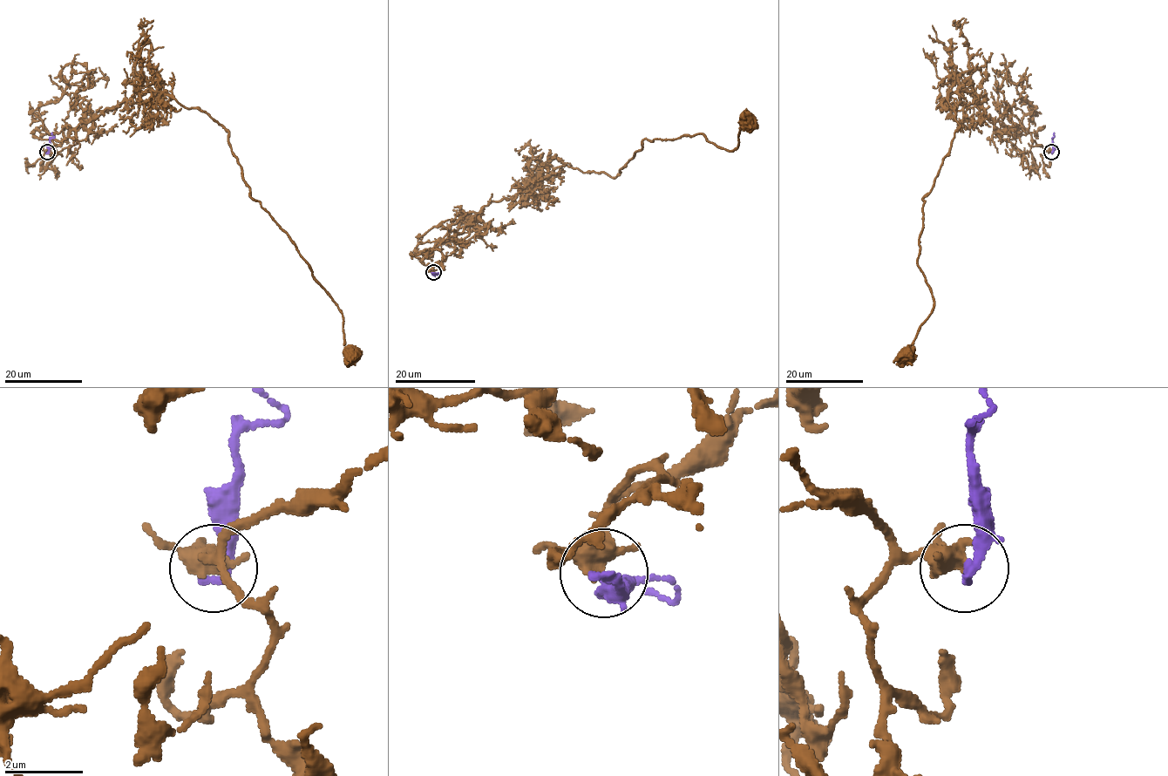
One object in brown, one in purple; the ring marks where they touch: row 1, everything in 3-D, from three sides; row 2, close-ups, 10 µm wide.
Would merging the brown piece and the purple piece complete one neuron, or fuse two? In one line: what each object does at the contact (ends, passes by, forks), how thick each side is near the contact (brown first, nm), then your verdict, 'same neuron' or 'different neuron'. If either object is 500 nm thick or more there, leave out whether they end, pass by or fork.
brown forks | purple ends | 360/240 nm | different neuron

